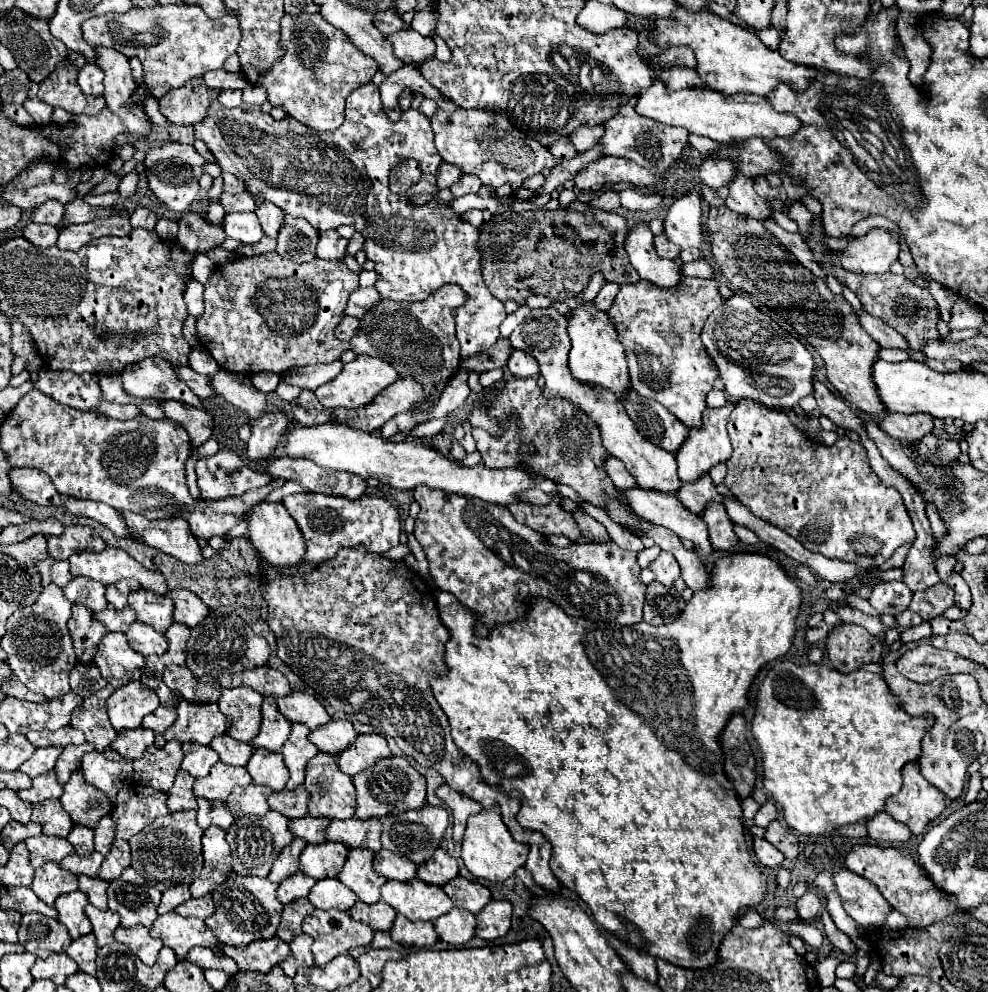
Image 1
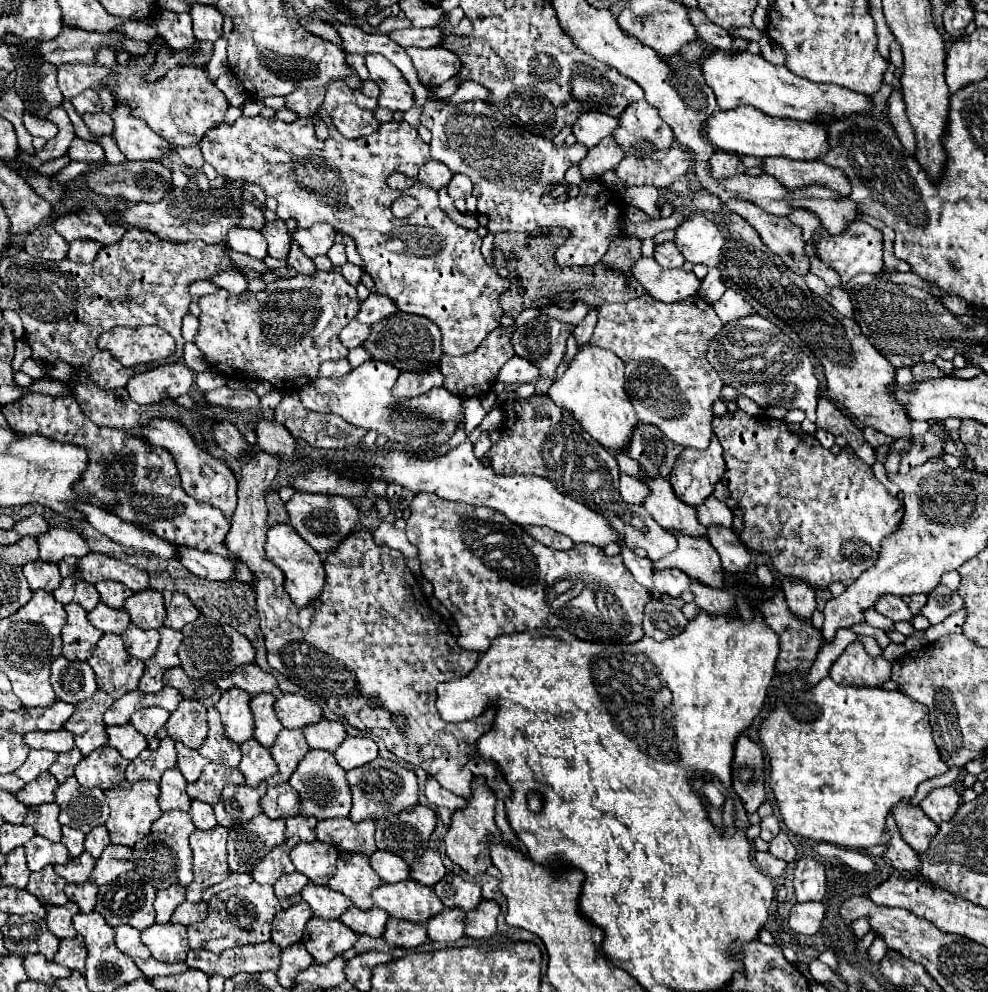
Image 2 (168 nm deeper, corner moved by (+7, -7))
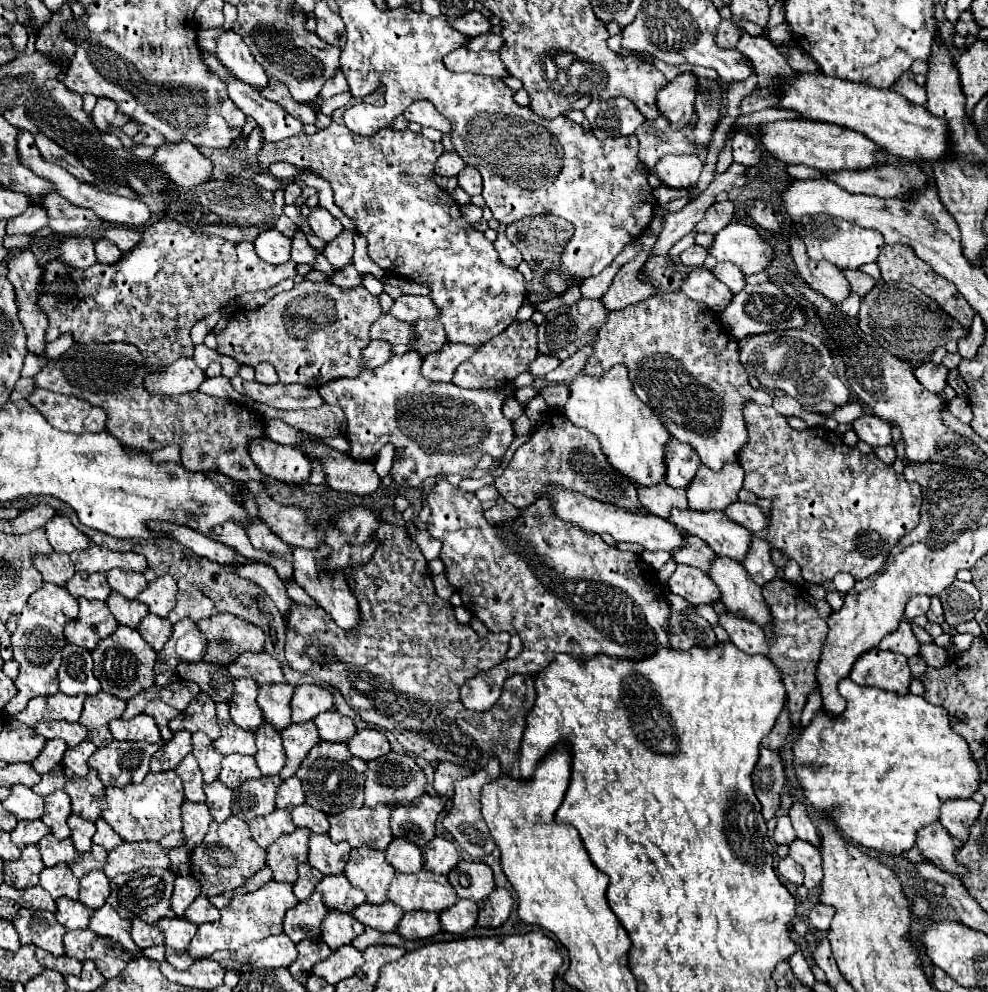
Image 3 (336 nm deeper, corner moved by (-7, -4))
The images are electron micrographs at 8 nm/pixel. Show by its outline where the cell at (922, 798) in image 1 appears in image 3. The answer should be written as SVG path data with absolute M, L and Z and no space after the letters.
M933 822L929 826L925 826L923 830L919 830L915 846L921 850L921 854L935 862L935 866L939 866L945 872L951 872L955 876L965 874L965 868L957 864L955 860L955 840L951 838L951 834L947 834L947 830L943 830L943 824Z

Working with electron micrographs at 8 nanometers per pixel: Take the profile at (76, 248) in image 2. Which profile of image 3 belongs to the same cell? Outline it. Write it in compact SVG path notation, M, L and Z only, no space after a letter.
M99 240L99 242L95 242L95 254L97 254L97 262L115 264L121 256L121 250L109 240Z

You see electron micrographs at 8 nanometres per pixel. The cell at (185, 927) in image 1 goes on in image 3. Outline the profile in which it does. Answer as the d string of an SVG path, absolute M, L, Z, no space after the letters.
M163 918L157 922L157 926L165 936L165 946L179 952L187 950L191 938L197 932L197 926L185 918Z

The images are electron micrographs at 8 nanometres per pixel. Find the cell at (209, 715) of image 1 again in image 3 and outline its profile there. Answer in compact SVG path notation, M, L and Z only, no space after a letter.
M197 694L191 704L187 706L187 712L181 712L177 718L169 722L169 728L173 732L189 730L189 732L205 732L211 740L217 740L221 736L221 730L217 726L215 718L215 702L209 694Z

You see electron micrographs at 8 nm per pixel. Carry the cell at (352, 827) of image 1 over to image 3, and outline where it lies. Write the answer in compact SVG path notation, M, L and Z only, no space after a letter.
M389 806L377 808L351 808L339 814L329 816L331 828L329 836L333 842L347 842L351 848L367 846L375 850L385 850L387 844L393 840L389 828Z

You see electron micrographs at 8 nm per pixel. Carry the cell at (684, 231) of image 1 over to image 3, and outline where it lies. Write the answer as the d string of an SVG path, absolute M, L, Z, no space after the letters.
M735 220L713 236L707 250L717 262L731 262L745 274L761 272L771 260L771 246L763 242L755 228Z

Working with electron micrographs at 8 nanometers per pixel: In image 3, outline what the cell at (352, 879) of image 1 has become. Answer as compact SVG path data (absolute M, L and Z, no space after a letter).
M355 848L345 866L345 876L355 888L365 892L367 902L383 904L387 902L387 888L395 876L395 868L385 860L383 852Z

